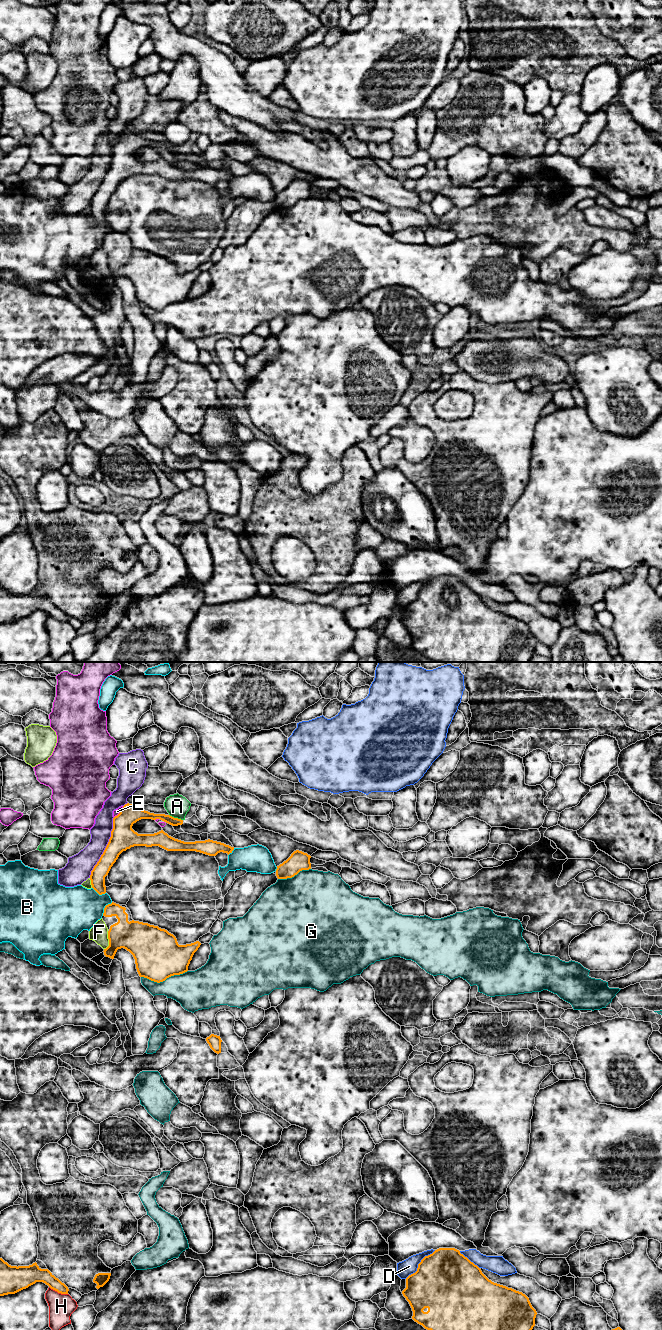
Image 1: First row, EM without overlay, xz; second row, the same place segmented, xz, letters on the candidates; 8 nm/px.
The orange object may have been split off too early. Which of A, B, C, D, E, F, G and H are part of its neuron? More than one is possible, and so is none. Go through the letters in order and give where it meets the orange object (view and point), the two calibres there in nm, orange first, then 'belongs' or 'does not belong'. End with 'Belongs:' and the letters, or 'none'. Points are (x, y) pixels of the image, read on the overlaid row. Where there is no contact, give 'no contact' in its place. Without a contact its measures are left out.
A: contact xz (176, 818); calibres 120 and 180 nm; does not belong
B: contact xz (105, 907); calibres 200 and 360 nm; does not belong
C: contact xz (106, 847); calibres 200 and 190 nm; does not belong
D: contact xz (418, 1264); calibres 480 and 130 nm; does not belong
E: contact xz (120, 812); calibres 200 and 50 nm; does not belong
F: contact xz (109, 940); calibres 280 and 140 nm; does not belong
G: contact xz (164, 980); calibres 380 and 300 nm; does not belong
H: contact xz (58, 1292); calibres 140 and 200 nm; does not belong
Belongs: none

